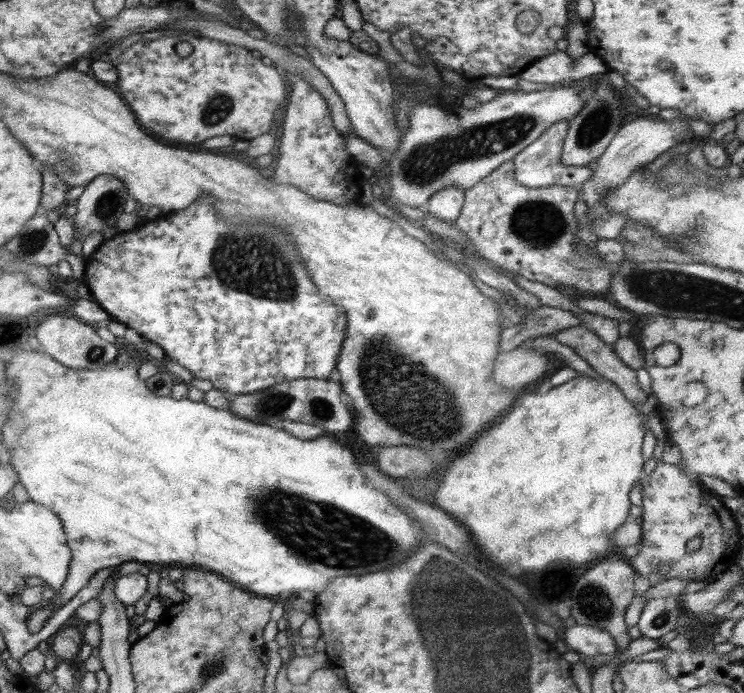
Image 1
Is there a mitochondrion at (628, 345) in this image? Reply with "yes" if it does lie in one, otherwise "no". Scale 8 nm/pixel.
no

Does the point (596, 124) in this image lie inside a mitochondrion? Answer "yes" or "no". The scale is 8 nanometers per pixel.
yes

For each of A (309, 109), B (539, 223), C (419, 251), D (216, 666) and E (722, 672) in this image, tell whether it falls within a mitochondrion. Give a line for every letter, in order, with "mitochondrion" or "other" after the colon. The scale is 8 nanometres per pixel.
A: other
B: mitochondrion
C: other
D: mitochondrion
E: other

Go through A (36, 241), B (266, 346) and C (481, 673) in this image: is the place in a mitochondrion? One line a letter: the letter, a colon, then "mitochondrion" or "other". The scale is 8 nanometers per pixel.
A: mitochondrion
B: other
C: mitochondrion

